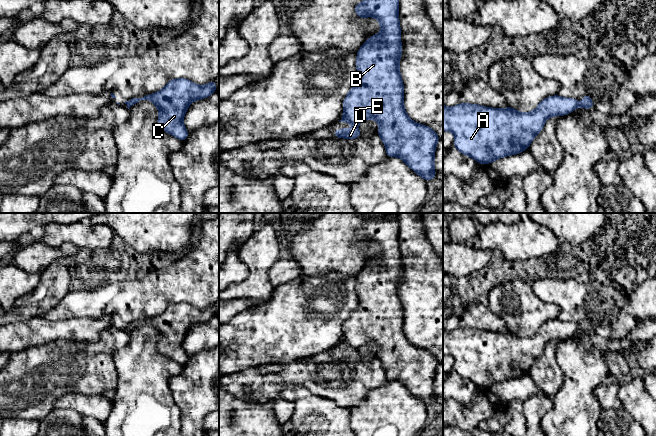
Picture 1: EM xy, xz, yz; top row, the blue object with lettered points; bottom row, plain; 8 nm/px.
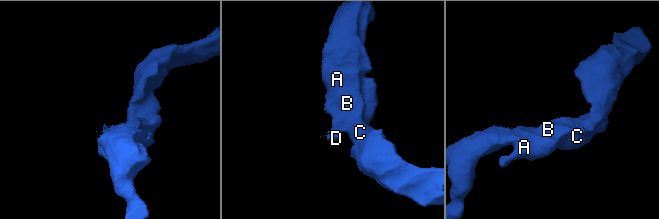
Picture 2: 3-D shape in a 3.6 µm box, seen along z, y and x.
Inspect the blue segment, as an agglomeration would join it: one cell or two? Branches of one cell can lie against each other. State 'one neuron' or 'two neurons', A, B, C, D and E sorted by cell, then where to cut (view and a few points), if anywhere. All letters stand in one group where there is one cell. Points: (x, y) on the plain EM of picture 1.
two neurons; groups A B C E / D; cut xz (344, 338), (351, 346)

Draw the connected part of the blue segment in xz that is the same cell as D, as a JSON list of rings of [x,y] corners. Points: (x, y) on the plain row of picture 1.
[[[355,348],[353,353],[335,353],[334,354],[335,362],[346,362],[346,363],[355,363],[361,361],[360,354]]]

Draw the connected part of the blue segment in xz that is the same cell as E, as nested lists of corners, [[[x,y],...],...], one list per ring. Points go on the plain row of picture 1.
[[[398,213],[365,214],[369,214],[371,218],[354,230],[355,237],[360,242],[369,240],[377,242],[381,255],[368,262],[356,276],[359,304],[344,322],[343,338],[356,349],[373,342],[380,350],[378,359],[386,370],[386,380],[401,382],[424,404],[433,404],[436,402],[435,372],[440,362],[430,351],[411,344],[404,334],[404,311],[399,296],[399,285],[403,275],[398,241],[399,222],[398,219],[386,219],[387,215]]]

